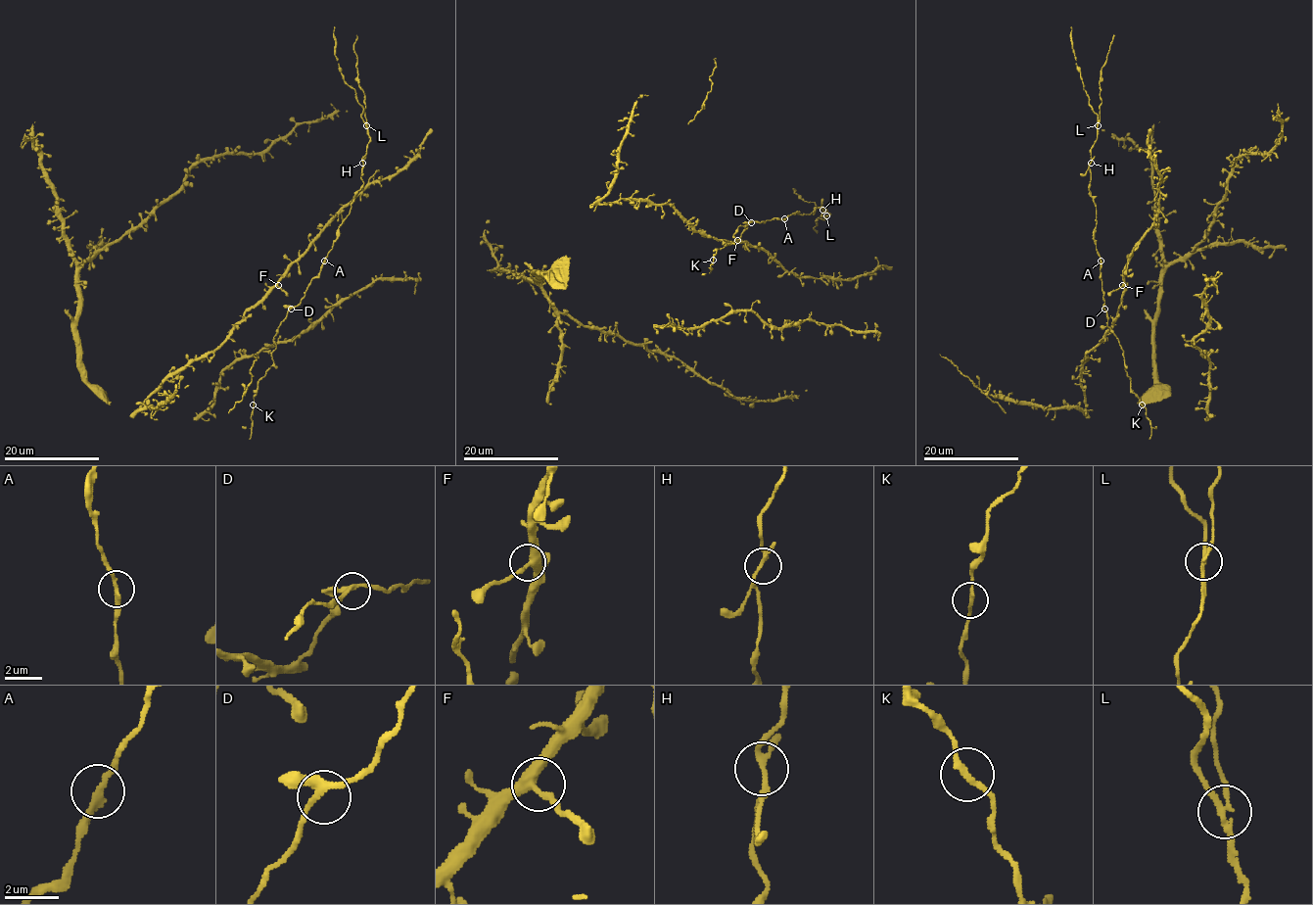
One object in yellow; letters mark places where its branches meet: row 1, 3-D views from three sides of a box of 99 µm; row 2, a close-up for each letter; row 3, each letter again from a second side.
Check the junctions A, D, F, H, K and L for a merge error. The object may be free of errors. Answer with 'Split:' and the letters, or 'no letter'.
Split: L

